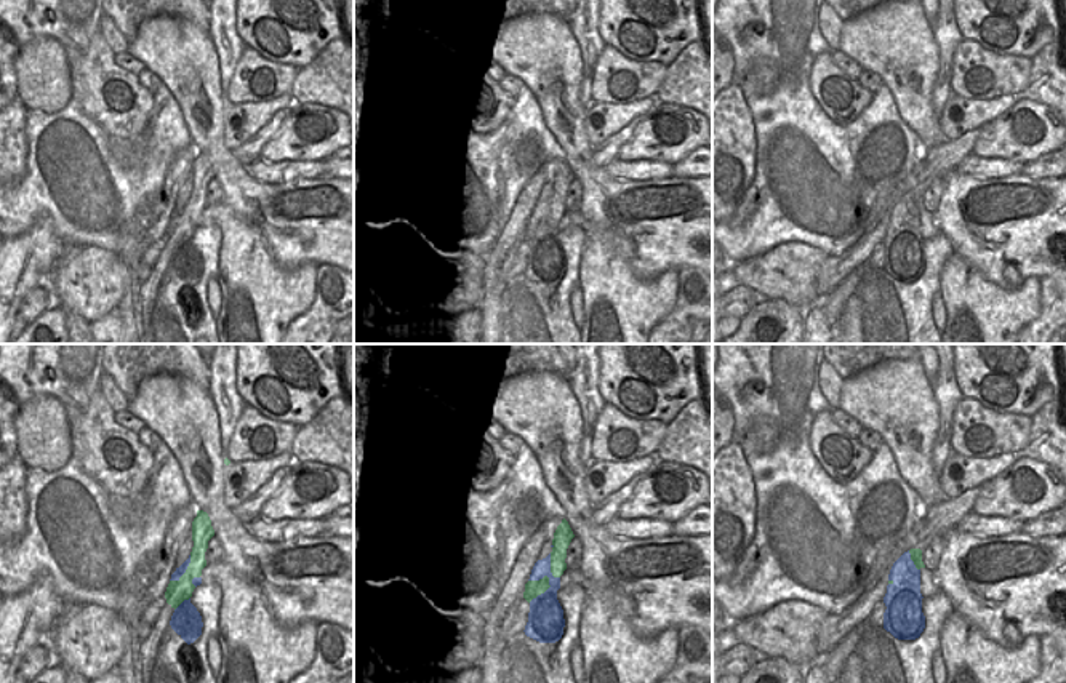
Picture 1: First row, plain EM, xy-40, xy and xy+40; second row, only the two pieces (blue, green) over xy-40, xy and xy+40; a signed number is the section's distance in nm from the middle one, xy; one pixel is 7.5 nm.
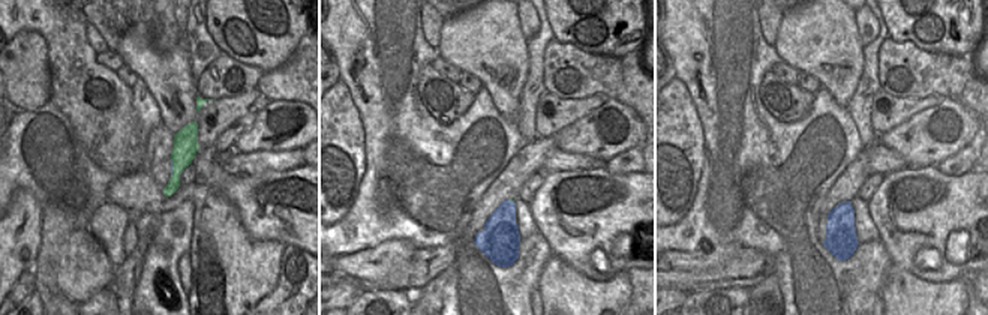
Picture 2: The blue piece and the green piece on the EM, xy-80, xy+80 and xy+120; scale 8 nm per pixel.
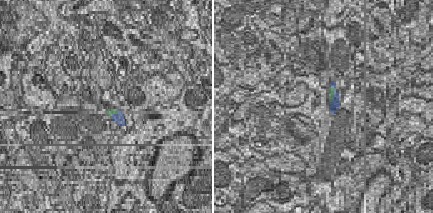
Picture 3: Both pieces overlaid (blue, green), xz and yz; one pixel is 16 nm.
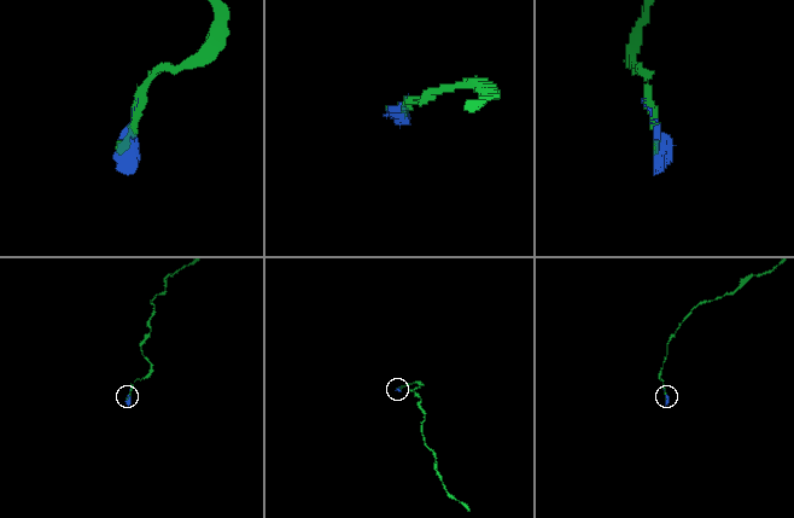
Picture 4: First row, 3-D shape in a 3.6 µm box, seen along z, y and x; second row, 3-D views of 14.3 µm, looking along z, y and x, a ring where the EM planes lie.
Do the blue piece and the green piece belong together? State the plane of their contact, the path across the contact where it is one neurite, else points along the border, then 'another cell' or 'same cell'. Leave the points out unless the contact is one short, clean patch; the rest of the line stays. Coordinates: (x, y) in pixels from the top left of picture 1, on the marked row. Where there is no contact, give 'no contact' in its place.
xy | another cell

